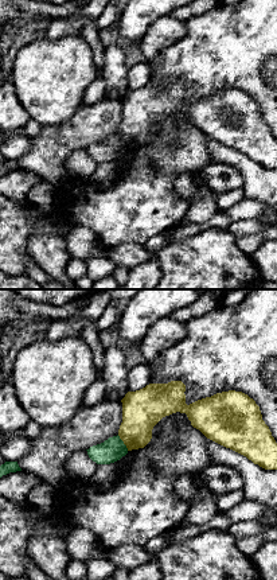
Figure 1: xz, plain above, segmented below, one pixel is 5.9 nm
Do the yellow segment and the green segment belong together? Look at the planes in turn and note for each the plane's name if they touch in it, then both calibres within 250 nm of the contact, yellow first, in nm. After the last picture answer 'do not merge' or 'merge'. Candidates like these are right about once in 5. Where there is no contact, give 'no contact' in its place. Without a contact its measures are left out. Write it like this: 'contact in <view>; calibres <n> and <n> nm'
contact in xz; calibres 240 and 140 nm

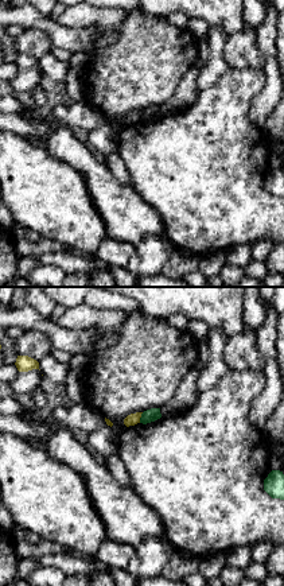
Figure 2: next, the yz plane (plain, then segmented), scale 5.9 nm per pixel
contact in yz; calibres 70 and 80 nm

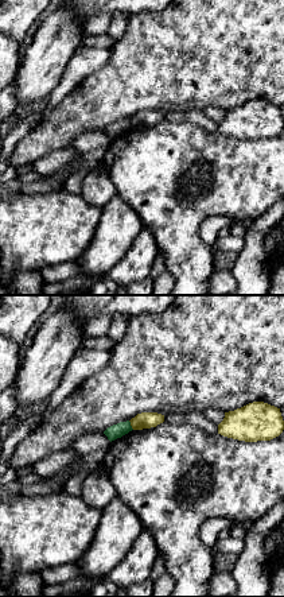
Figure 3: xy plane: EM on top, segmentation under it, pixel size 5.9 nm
contact in xy; calibres 100 and 90 nm

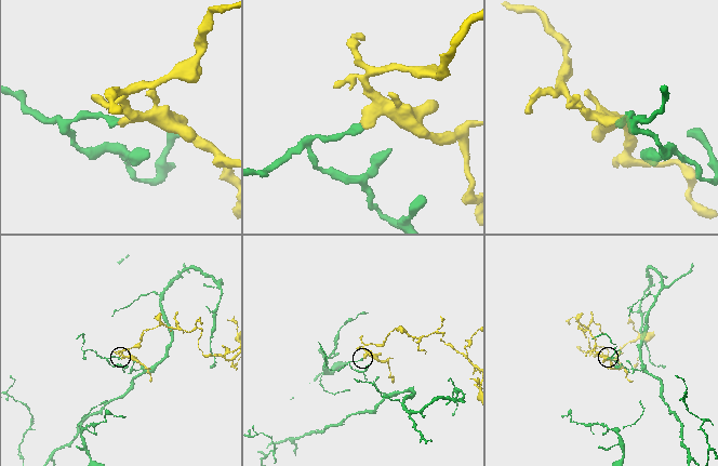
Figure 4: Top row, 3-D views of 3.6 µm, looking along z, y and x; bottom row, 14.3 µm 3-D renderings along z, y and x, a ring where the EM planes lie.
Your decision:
do not merge

